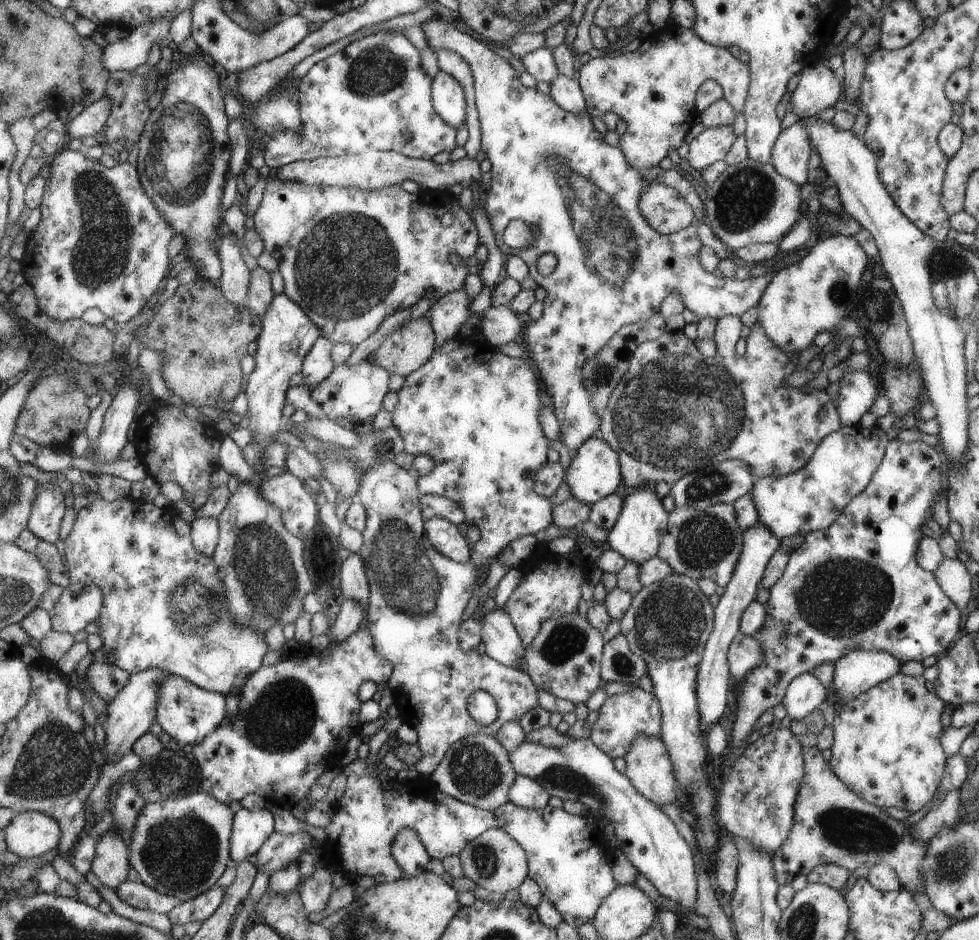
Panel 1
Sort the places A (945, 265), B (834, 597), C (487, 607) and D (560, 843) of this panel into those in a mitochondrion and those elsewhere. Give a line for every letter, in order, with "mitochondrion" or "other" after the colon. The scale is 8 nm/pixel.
A: mitochondrion
B: mitochondrion
C: other
D: other

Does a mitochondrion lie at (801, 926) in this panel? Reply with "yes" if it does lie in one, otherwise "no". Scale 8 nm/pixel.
yes

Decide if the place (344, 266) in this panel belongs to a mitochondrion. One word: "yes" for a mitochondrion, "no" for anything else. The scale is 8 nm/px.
yes

